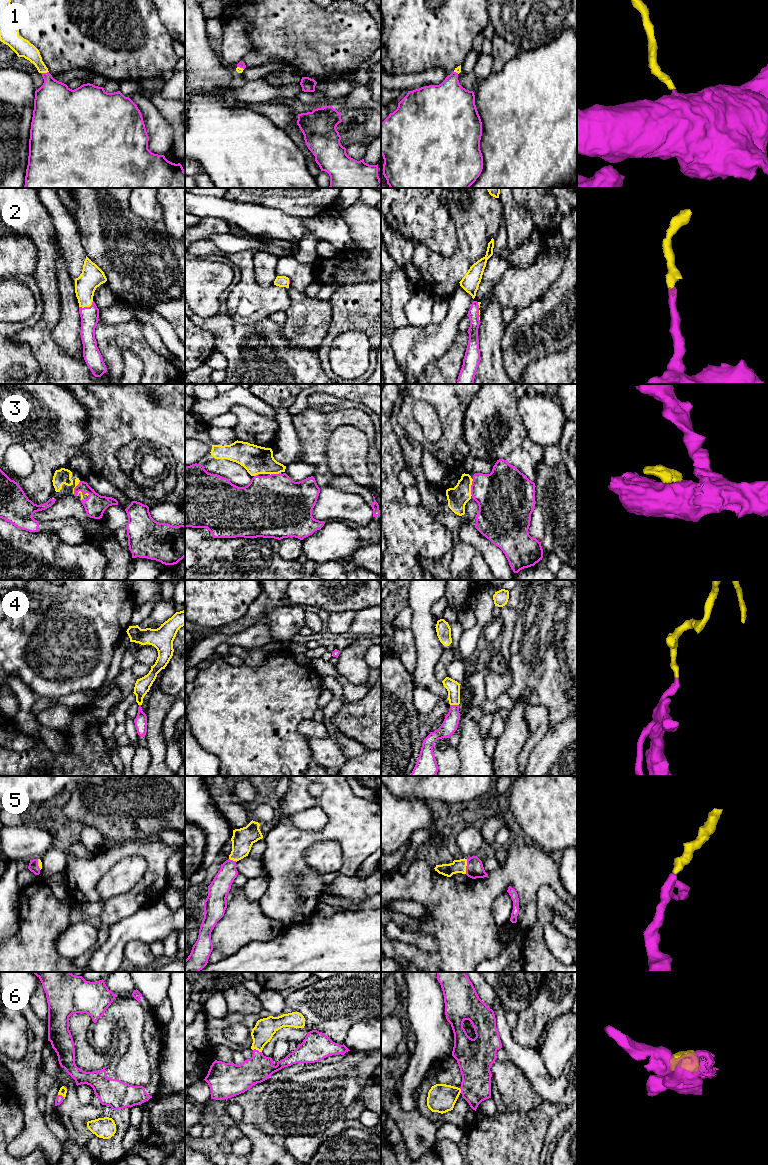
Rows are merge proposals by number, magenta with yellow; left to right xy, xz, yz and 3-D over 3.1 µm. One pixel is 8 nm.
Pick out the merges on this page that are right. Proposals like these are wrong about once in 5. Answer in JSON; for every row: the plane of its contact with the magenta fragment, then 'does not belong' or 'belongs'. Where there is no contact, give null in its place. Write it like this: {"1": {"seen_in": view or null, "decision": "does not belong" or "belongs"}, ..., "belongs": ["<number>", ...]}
{"1": {"seen_in": "xy", "decision": "belongs"}, "2": {"seen_in": "xy", "decision": "belongs"}, "3": {"seen_in": "yz", "decision": "belongs"}, "4": {"seen_in": "yz", "decision": "belongs"}, "5": {"seen_in": "yz", "decision": "belongs"}, "6": {"seen_in": "xz", "decision": "belongs"}, "belongs": ["1", "2", "3", "4", "5", "6"]}

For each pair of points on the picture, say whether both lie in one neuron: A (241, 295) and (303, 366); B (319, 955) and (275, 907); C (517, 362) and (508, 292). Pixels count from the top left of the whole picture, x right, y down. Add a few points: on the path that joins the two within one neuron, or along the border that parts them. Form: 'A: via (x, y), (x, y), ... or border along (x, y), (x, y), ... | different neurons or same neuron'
A: border along (268, 317), (250, 323), (239, 323) | different neurons
B: border along (312, 915), (302, 921), (291, 922), (287, 925) | different neurons
C: border along (537, 299), (516, 311) | different neurons

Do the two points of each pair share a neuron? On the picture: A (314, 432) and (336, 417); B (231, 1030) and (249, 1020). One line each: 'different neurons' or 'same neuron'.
A: same neuron
B: different neurons

